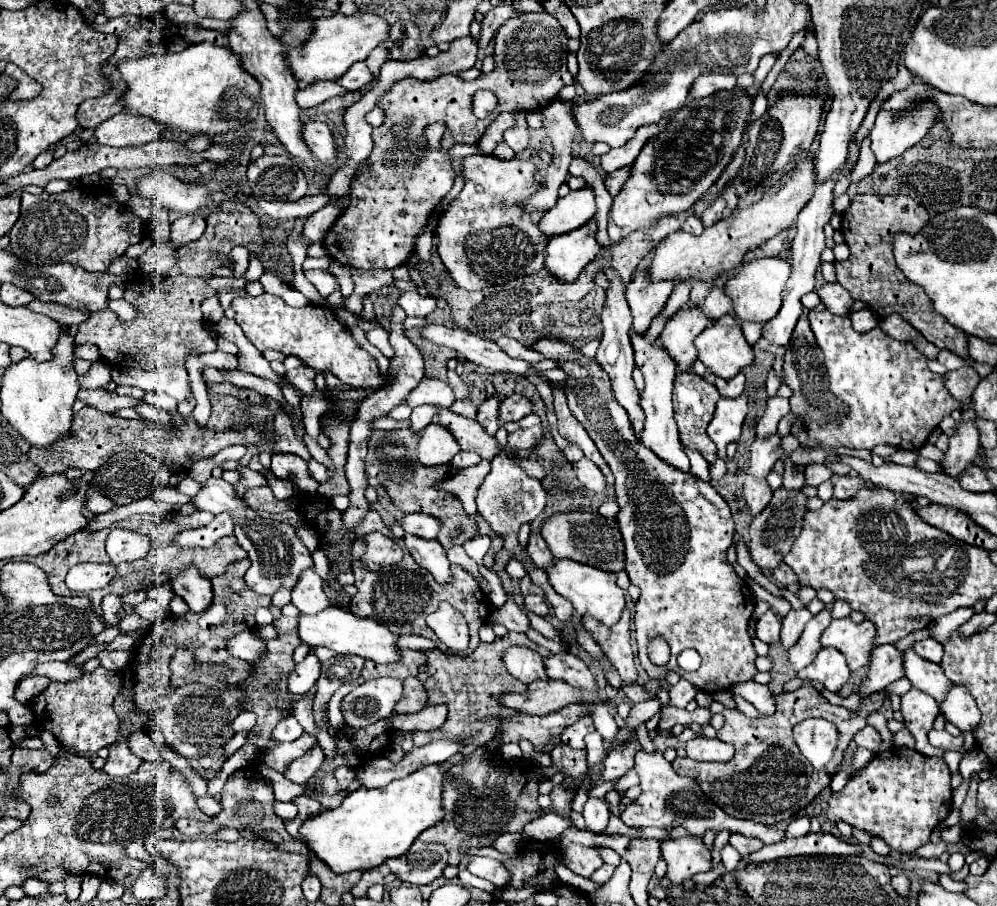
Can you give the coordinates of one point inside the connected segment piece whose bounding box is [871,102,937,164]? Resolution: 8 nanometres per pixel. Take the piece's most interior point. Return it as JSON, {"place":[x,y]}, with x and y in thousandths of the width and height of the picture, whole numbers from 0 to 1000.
{"place":[895,148]}

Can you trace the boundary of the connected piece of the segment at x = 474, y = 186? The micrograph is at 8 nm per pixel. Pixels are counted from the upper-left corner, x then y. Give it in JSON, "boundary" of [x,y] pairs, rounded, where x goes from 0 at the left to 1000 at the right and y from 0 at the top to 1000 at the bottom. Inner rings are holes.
{"boundary":[[[476,170],[462,177],[466,205],[442,236],[436,252],[440,263],[438,278],[458,316],[466,320],[482,320],[545,296],[549,260],[541,256],[539,247],[547,234],[527,232],[521,225],[523,219],[537,212],[537,190],[539,185],[531,177],[521,174],[503,177],[494,170]],[[498,254],[511,254],[511,258],[490,258]]]}

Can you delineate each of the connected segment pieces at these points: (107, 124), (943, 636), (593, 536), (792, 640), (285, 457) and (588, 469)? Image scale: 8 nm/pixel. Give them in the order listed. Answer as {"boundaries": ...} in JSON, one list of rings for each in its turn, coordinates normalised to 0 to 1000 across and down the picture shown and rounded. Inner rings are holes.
{"boundaries":[[[[119,124],[95,141],[95,152],[99,159],[117,163],[151,157],[161,146],[165,146],[165,139],[155,132],[147,132],[129,124]]],[[[962,671],[952,678],[939,683],[933,691],[934,702],[942,710],[946,711],[960,695],[963,689],[967,689],[976,679],[974,671]]],[[[571,565],[555,567],[543,585],[551,607],[559,618],[571,616],[607,631],[621,631],[627,627],[627,603],[617,572],[605,572],[599,565]]],[[[809,671],[803,673],[793,673],[787,682],[785,682],[785,695],[783,695],[783,717],[791,717],[799,711],[801,702],[805,700],[805,693],[809,691],[809,687],[815,682],[815,678]]],[[[276,501],[272,510],[272,521],[276,523],[276,528],[292,530],[294,534],[298,534],[302,543],[308,545],[318,543],[318,530],[310,525],[308,510],[296,501]]],[[[583,506],[581,510],[577,510],[575,520],[583,535],[589,541],[595,542],[597,545],[607,543],[607,525],[591,506]]]]}

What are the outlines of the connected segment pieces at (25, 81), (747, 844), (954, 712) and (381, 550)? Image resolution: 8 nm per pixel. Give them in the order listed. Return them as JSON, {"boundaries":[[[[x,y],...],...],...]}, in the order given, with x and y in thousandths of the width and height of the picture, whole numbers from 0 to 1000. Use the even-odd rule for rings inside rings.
{"boundaries":[[[[13,70],[7,71],[4,82],[17,91],[17,97],[11,99],[9,110],[29,110],[41,102],[41,95]]],[[[733,921],[731,932],[733,932],[743,945],[751,945],[753,940],[757,940],[757,938],[761,938],[761,936],[765,934],[763,927],[757,927],[757,925],[751,925],[751,923],[745,923],[745,921]]],[[[954,755],[946,777],[942,777],[946,790],[956,797],[962,806],[978,806],[984,792],[984,786],[978,777],[978,770],[974,768],[974,764],[970,764],[970,759]]],[[[368,592],[368,609],[362,620],[372,629],[382,629],[392,623],[400,623],[404,609],[396,596],[390,592]]]]}

